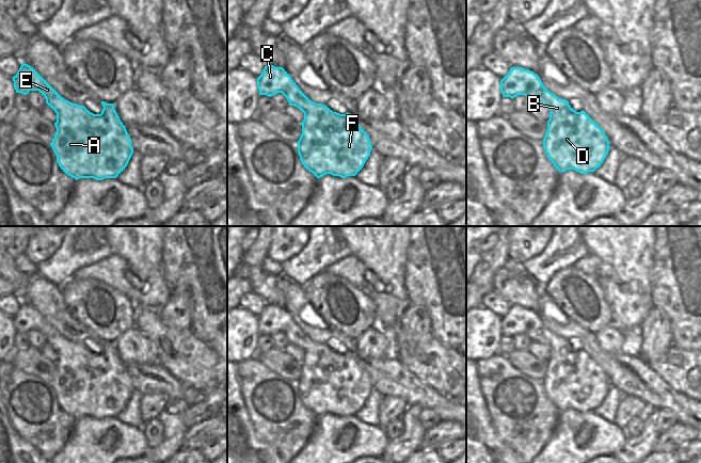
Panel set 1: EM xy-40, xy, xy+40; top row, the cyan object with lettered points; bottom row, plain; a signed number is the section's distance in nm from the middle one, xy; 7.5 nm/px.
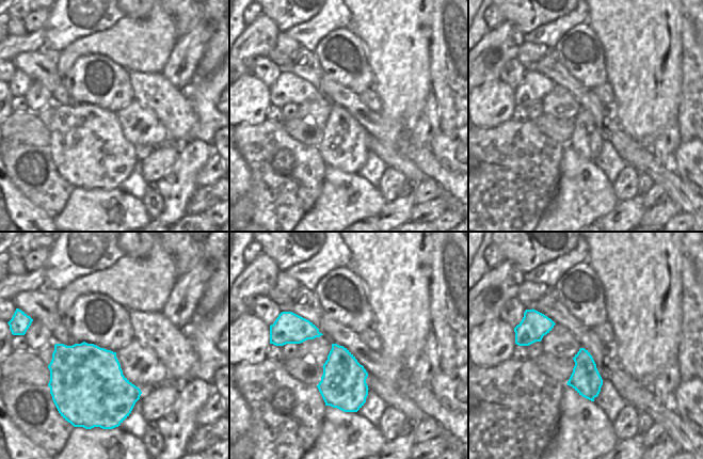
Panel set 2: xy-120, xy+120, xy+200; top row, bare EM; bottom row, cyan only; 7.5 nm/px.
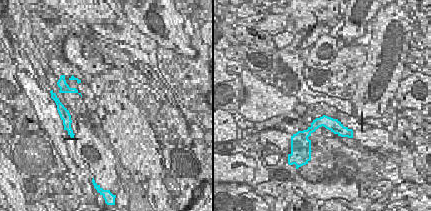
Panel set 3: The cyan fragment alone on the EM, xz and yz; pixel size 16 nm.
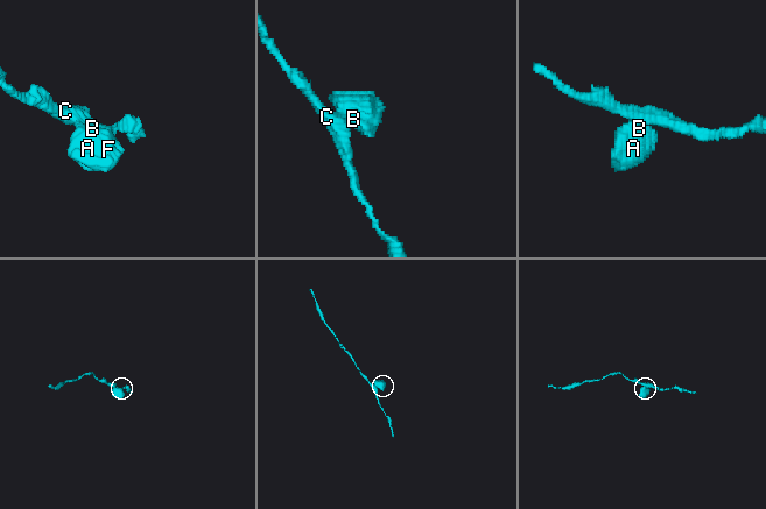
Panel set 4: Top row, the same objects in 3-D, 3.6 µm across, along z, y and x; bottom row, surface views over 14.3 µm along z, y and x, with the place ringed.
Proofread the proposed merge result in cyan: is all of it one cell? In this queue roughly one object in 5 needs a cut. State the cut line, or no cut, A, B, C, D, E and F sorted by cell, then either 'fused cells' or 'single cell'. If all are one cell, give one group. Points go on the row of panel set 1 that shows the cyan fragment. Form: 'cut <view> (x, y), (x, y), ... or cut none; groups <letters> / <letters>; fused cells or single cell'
cut none; groups A B C D E F; single cell

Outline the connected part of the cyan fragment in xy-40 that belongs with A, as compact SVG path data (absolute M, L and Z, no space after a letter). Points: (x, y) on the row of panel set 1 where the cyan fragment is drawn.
M26 63L21 64L18 73L12 79L16 93L27 95L30 91L38 91L46 98L46 103L57 113L57 122L54 123L57 132L50 145L57 156L59 166L65 174L76 180L79 178L102 180L105 178L116 178L125 170L133 154L133 147L126 127L114 109L114 103L101 101L103 107L101 113L94 114L84 106L64 99L33 67Z

